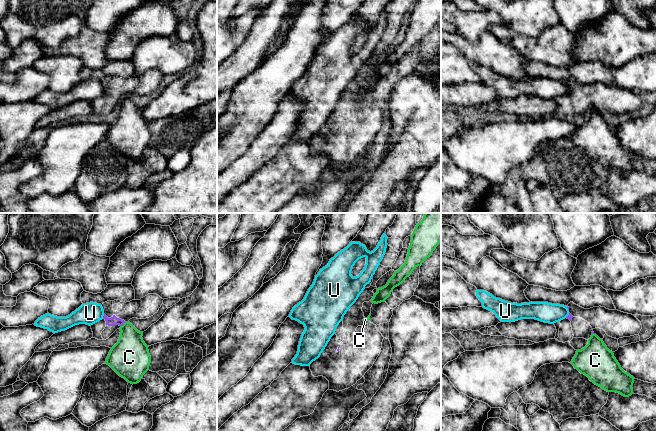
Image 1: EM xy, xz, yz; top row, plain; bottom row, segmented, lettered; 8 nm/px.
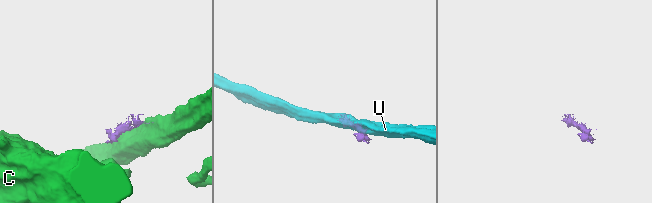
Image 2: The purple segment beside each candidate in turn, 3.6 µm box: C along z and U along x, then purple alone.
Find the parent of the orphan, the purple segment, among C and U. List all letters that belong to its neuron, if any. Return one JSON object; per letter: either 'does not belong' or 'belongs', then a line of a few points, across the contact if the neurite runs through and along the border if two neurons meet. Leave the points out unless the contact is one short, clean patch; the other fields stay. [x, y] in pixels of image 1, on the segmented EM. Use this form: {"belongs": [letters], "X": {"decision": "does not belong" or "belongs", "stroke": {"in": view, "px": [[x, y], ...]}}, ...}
{"belongs": [], "C": {"decision": "does not belong"}, "U": {"decision": "does not belong"}}

